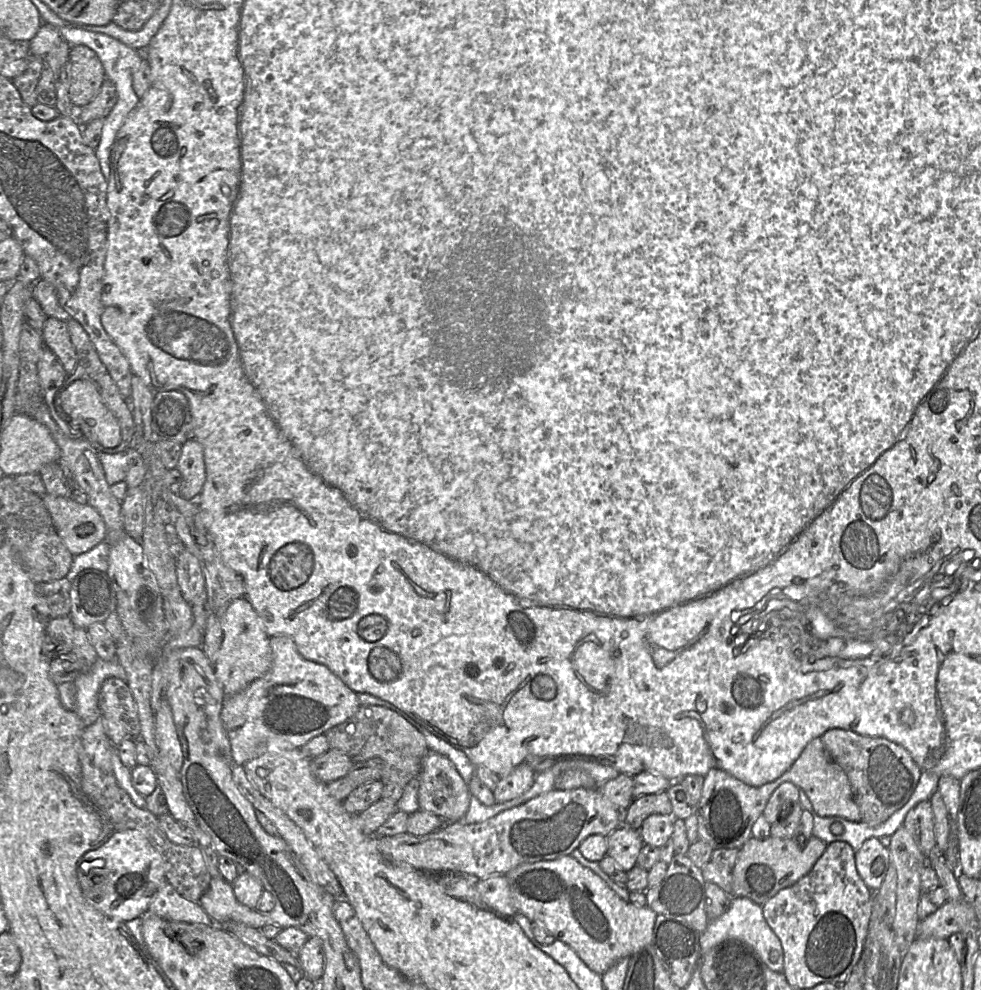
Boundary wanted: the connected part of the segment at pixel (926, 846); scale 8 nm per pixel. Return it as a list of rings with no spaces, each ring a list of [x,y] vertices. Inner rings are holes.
[[[922,801],[910,809],[904,818],[903,827],[910,833],[920,851],[927,857],[936,846],[930,801]]]

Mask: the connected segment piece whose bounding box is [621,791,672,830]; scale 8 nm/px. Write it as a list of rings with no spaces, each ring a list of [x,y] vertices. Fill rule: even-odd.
[[[664,791],[635,798],[623,812],[621,825],[639,830],[643,821],[652,814],[672,816],[672,805],[667,792]]]

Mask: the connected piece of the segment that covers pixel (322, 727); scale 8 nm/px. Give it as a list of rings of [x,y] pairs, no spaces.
[[[290,636],[270,637],[270,646],[271,669],[243,691],[223,699],[220,717],[235,765],[266,751],[300,749],[313,737],[352,717],[360,706],[357,693],[326,666],[303,658]]]

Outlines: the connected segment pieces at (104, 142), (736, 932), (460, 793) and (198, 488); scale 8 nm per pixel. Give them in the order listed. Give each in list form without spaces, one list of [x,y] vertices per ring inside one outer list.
[[[58,27],[61,37],[70,45],[84,45],[93,50],[99,57],[106,74],[107,80],[110,80],[116,88],[118,100],[107,117],[104,118],[101,140],[98,147],[95,149],[96,157],[99,161],[101,172],[106,180],[110,175],[110,150],[113,145],[116,135],[129,114],[139,104],[139,98],[134,92],[132,81],[133,73],[139,68],[142,61],[137,50],[132,49],[119,40],[116,40],[108,35],[87,31],[84,29]]]
[[[732,896],[728,910],[720,917],[709,921],[705,931],[700,934],[701,956],[727,940],[738,941],[752,948],[770,970],[783,972],[783,952],[780,940],[767,924],[762,906],[749,898]]]
[[[429,750],[422,761],[418,776],[419,810],[435,814],[448,823],[460,821],[469,808],[471,793],[453,763],[446,756]]]
[[[196,438],[182,444],[176,469],[183,477],[180,496],[188,501],[197,501],[206,483],[206,463],[203,445]]]

